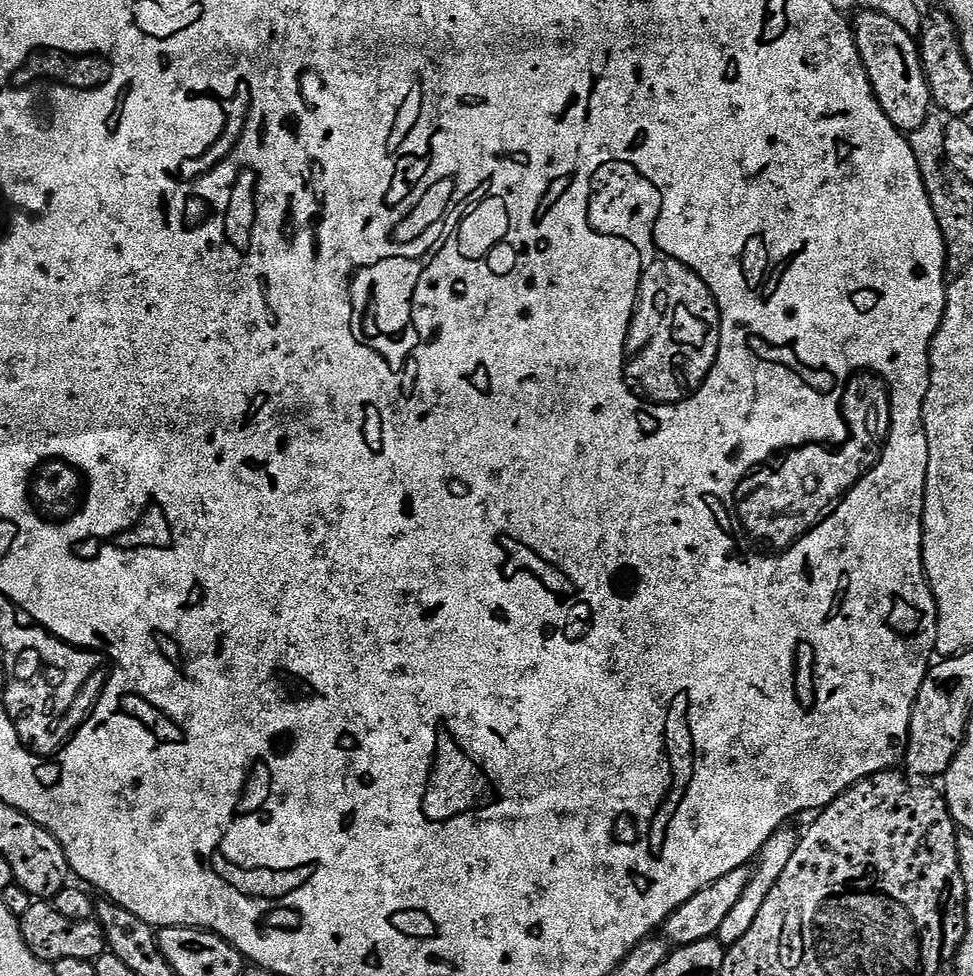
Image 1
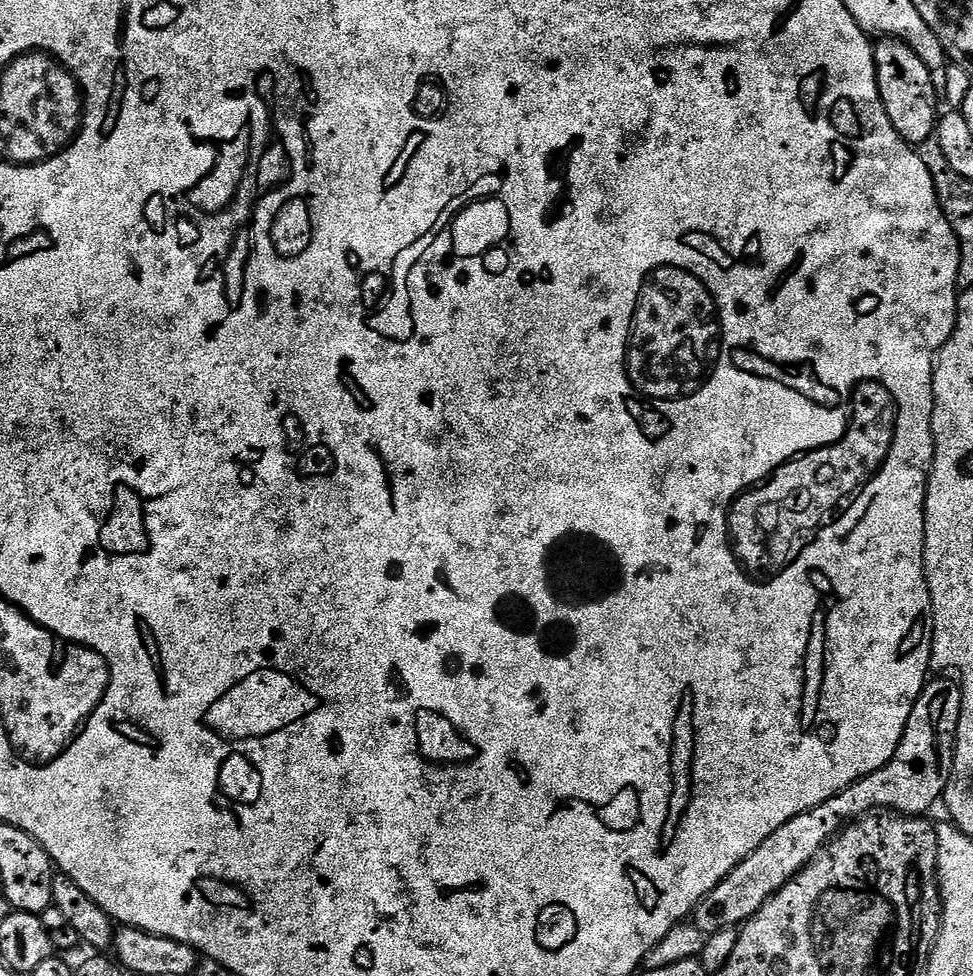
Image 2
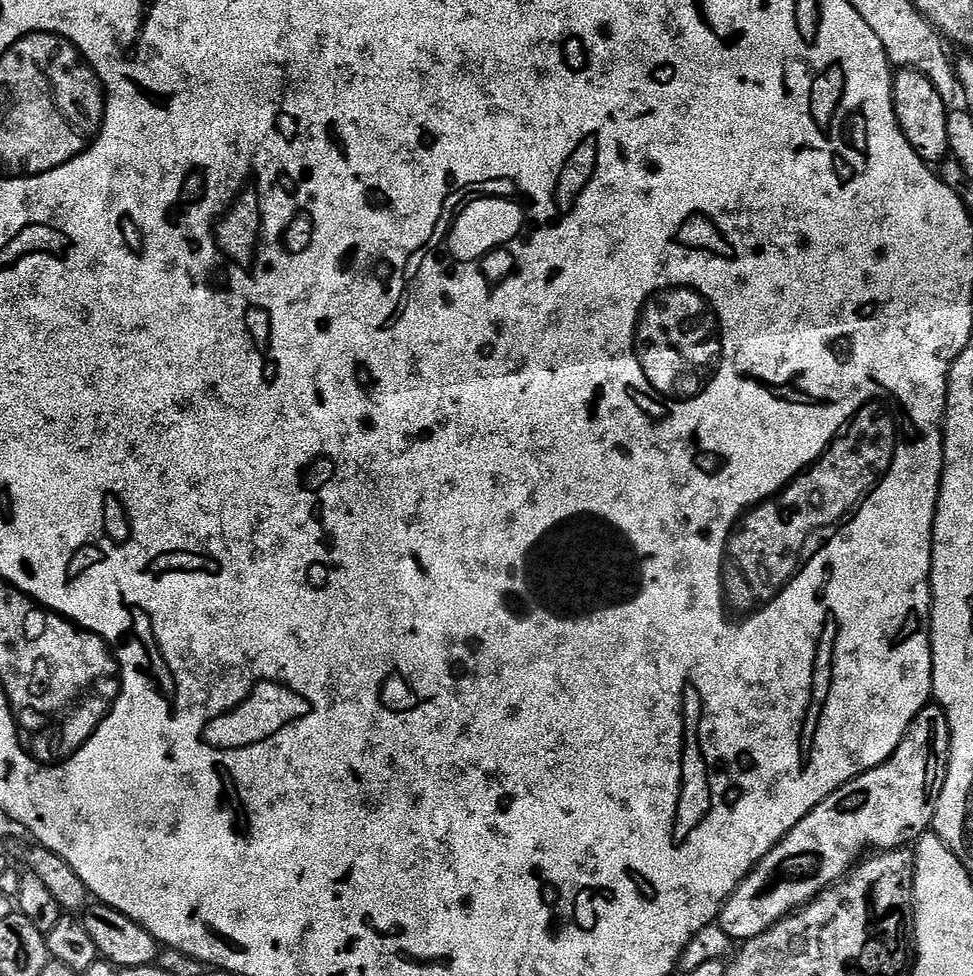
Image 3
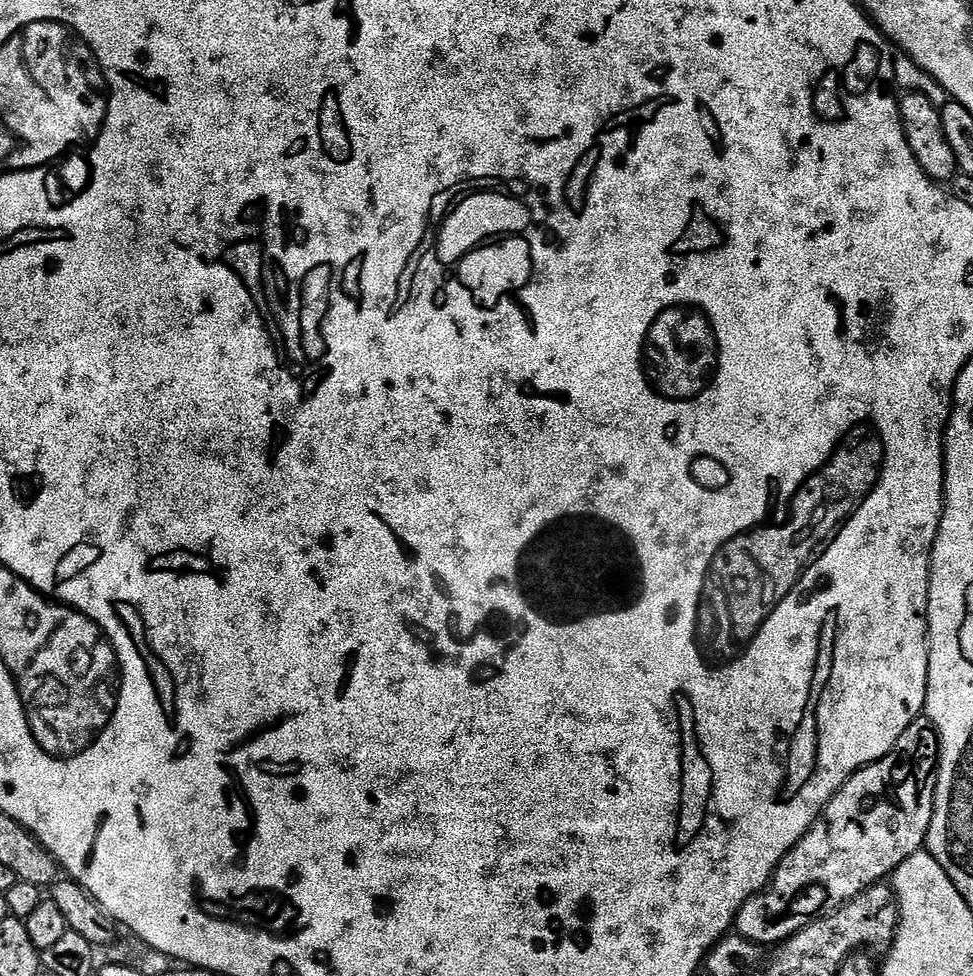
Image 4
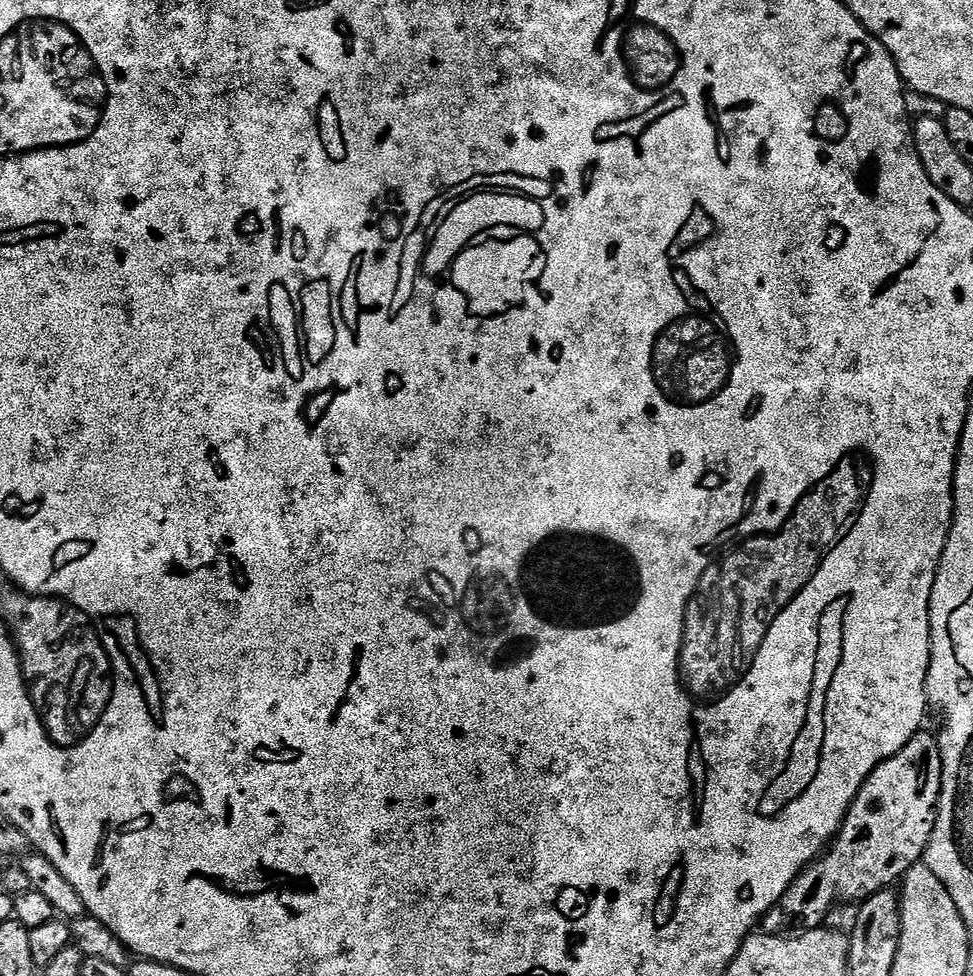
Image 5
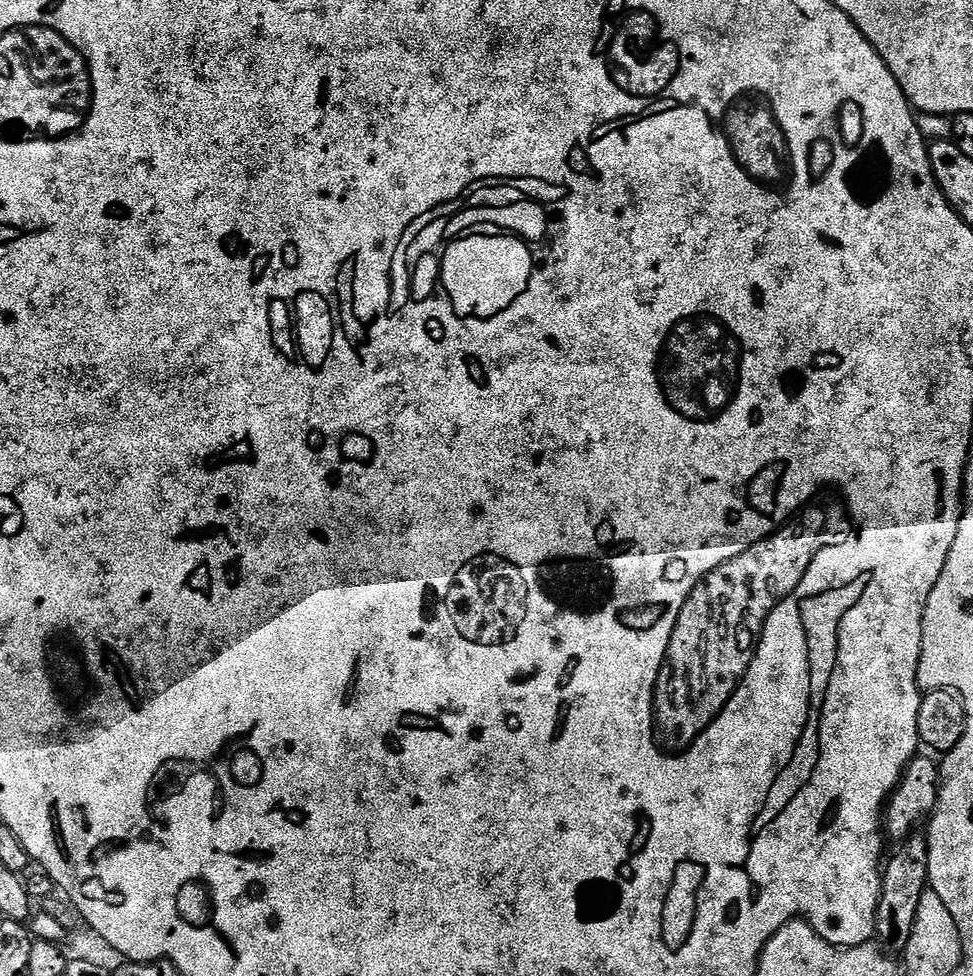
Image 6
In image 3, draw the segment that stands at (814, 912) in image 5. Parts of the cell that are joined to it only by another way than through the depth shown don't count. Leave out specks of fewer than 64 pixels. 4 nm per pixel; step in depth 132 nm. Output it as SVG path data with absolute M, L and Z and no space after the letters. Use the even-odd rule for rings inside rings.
M929 706L920 711L916 721L908 727L898 750L885 764L863 772L858 778L843 784L821 804L814 806L814 810L806 814L806 818L802 818L802 822L798 822L798 826L794 826L794 830L790 830L790 834L786 834L786 838L782 838L782 842L774 846L766 858L762 858L762 862L758 862L758 866L737 886L734 894L730 894L718 917L720 929L728 935L728 939L747 942L758 938L784 917L791 916L827 888L844 879L865 854L873 850L904 850L915 845L932 828L936 803L948 773L949 742L948 719L941 708Z

